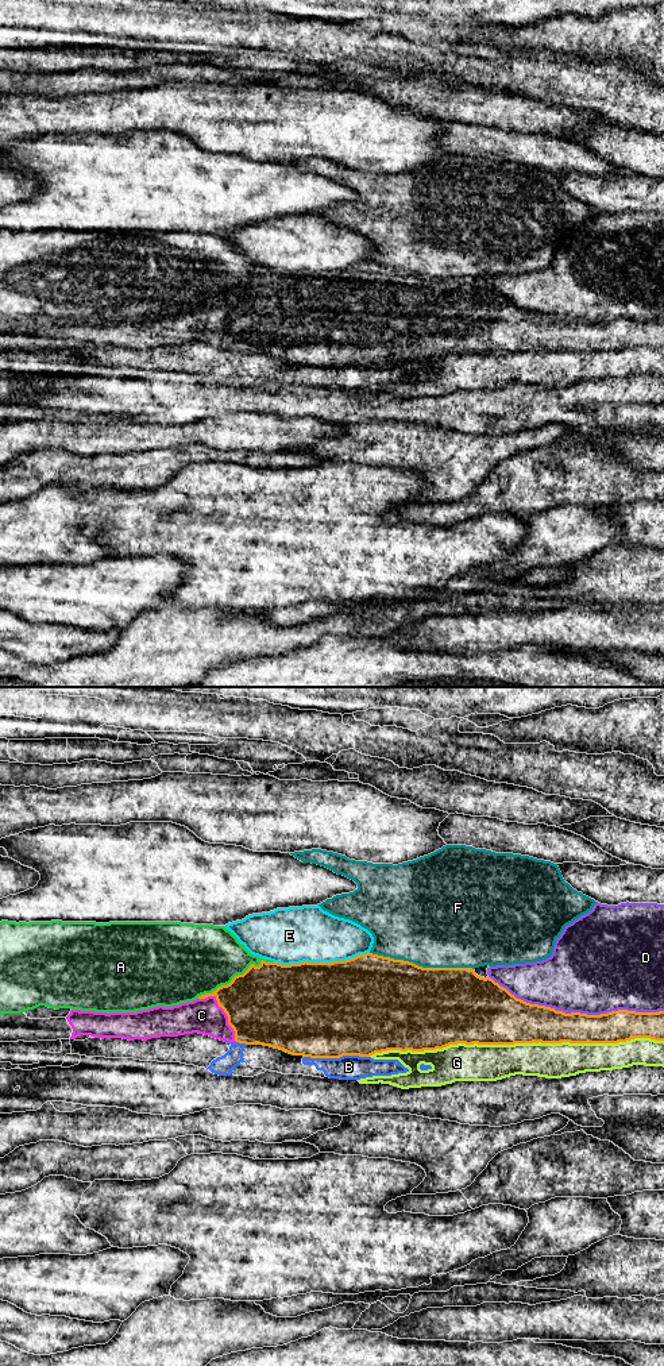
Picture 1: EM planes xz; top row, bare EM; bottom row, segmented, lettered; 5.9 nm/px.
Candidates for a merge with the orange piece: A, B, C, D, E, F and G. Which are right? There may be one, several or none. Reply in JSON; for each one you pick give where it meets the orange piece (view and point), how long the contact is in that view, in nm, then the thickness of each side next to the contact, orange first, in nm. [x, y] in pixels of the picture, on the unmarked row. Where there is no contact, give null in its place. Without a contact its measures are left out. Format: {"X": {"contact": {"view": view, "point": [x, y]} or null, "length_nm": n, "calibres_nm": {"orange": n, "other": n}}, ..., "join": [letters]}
{"C": {"contact": {"view": "xz", "point": [224, 320]}, "length_nm": 340, "calibres_nm": {"orange": 460, "other": 200}}, "join": ["C"]}

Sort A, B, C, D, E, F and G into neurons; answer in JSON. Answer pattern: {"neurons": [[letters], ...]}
{"neurons": [["A"], ["B"], ["C"], ["D"], ["E"], ["F"], ["G"]]}

